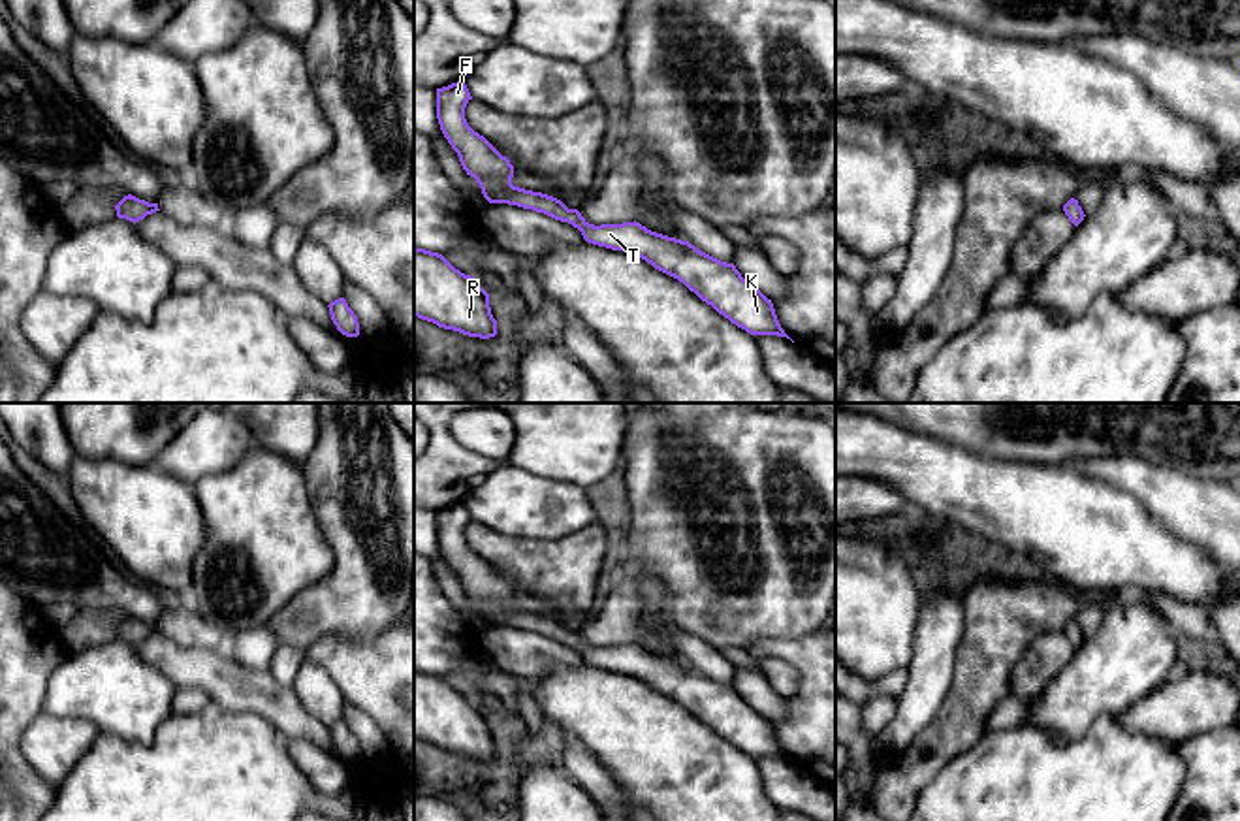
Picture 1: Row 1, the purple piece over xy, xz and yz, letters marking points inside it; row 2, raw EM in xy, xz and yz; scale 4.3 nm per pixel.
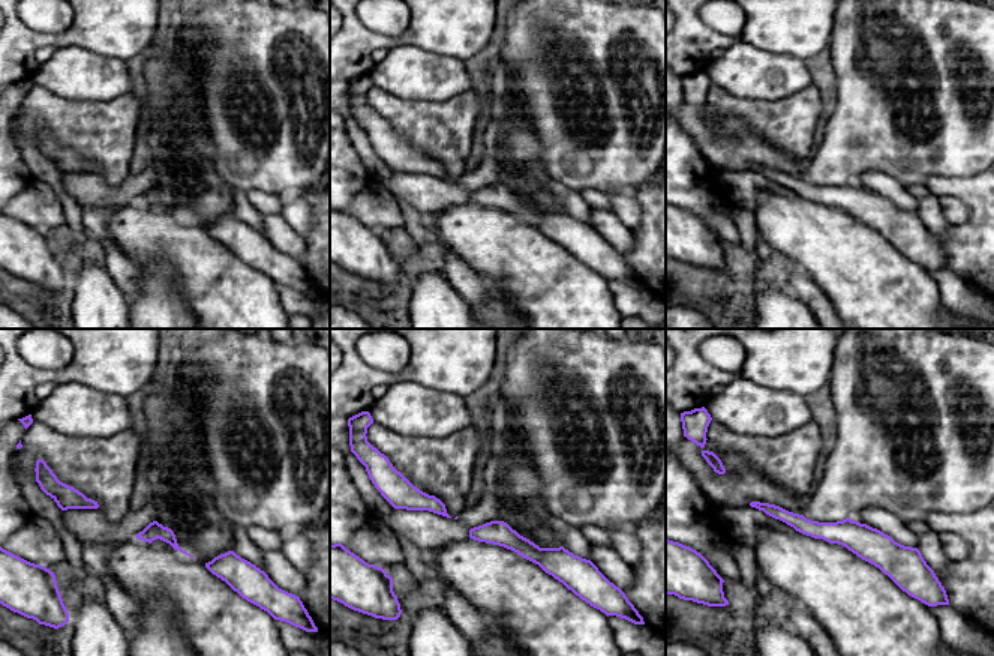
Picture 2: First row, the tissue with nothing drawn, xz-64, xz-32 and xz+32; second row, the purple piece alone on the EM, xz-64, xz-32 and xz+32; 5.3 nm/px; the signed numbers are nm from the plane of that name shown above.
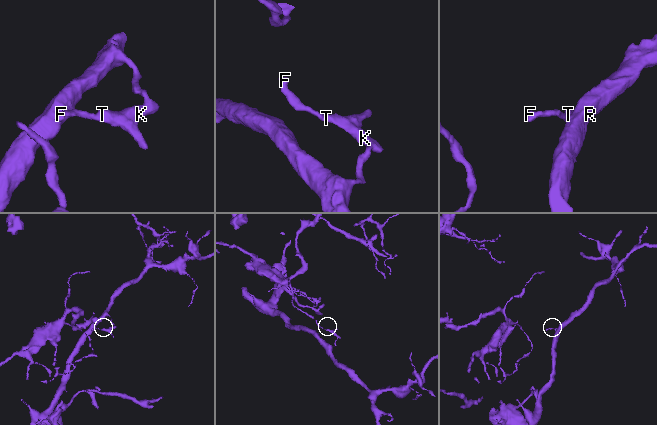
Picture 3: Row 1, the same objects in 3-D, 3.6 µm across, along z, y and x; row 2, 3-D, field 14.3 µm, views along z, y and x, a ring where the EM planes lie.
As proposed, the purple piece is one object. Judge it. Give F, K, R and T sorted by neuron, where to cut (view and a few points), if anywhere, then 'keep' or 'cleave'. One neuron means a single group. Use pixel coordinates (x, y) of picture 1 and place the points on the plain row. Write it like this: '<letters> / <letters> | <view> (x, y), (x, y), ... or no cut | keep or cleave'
F K R T | no cut | keep

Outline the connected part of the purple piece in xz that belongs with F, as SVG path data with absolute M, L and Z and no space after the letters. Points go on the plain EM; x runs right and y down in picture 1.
M463 503L437 510L437 540L463 591L476 601L489 625L517 627L568 644L581 653L587 665L636 676L655 691L677 700L747 755L790 761L777 742L771 721L751 708L734 685L721 684L689 663L651 653L636 642L589 646L578 631L568 631L561 621L514 608L510 582L469 548L465 529L470 522Z

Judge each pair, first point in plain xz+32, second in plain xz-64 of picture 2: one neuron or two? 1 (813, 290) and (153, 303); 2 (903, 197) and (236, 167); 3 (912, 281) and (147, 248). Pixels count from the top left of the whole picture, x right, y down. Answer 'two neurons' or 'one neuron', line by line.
1: two neurons
2: two neurons
3: one neuron

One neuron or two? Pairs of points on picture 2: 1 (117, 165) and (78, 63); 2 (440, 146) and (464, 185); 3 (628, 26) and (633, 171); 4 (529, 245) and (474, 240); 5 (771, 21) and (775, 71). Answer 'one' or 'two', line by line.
1: two
2: two
3: one
4: one
5: two

